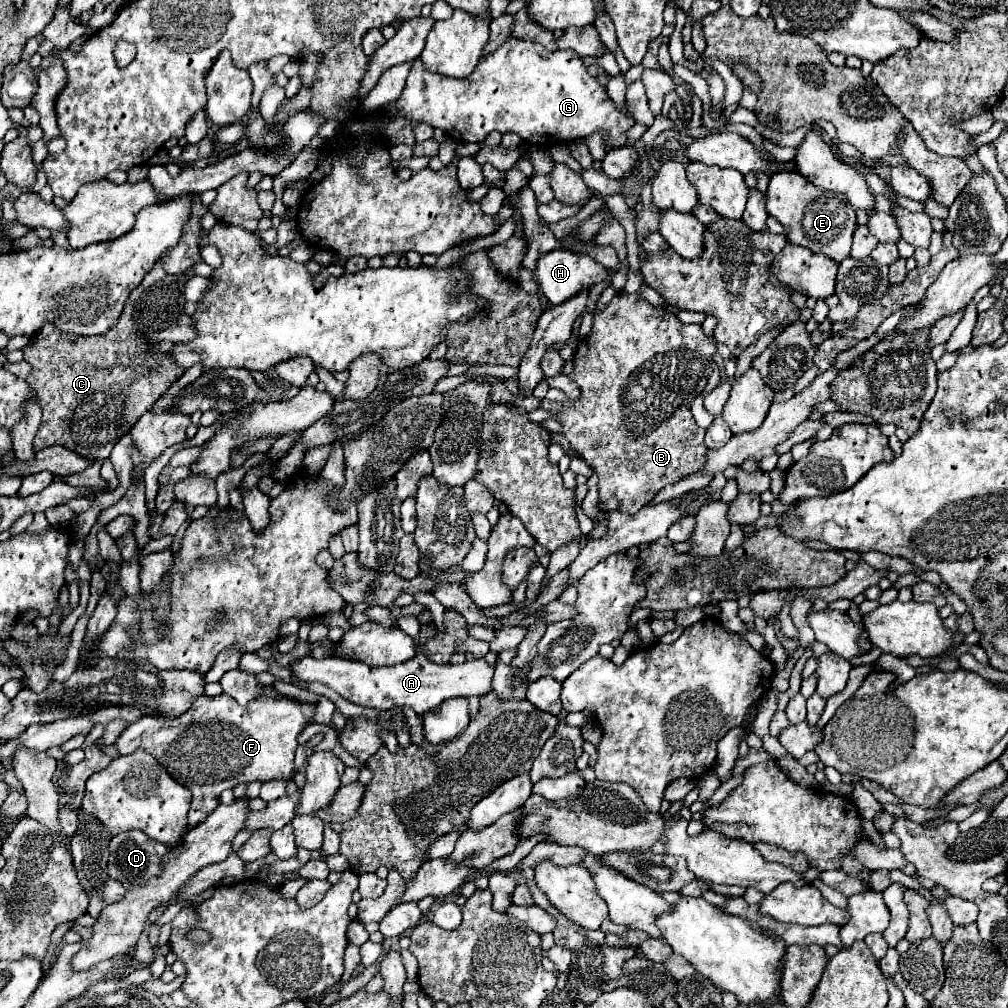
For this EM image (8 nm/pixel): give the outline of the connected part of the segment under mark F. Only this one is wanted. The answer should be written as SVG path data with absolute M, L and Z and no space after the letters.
M226 693L216 697L202 695L178 717L140 717L118 737L116 749L120 755L146 749L178 783L192 791L192 807L186 825L186 831L190 831L218 807L224 789L234 789L240 783L248 785L252 781L292 779L298 735L312 723L314 711L316 703L286 695L262 695L248 705L238 705Z

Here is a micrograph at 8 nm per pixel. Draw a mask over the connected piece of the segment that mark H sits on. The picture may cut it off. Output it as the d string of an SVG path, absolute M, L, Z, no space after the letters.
M554 249L550 253L542 253L542 257L536 263L536 277L538 277L538 285L542 289L542 293L546 295L546 299L552 305L560 305L566 299L570 299L572 295L576 295L582 289L592 287L594 283L600 283L606 279L606 267L596 263L590 255L582 255L576 251L568 251L568 249Z

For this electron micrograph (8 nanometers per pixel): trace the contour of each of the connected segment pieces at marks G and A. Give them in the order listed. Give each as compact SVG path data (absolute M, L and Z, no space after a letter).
M508 37L494 53L480 59L474 73L466 79L452 79L452 77L440 77L438 73L430 73L420 59L412 61L410 75L406 79L406 87L402 95L396 101L386 103L382 113L390 113L394 117L396 113L406 117L406 121L424 121L432 127L444 129L450 137L462 143L480 143L486 139L490 131L500 133L516 133L522 141L532 145L544 145L552 147L560 141L568 139L580 139L588 137L594 131L604 131L604 141L612 141L612 147L626 145L624 131L634 123L634 119L628 115L628 111L620 111L614 107L612 99L608 97L606 89L596 77L590 77L586 73L586 67L582 65L582 59L574 51L546 51L542 45L526 39Z
M418 653L414 659L392 665L392 667L370 667L362 661L340 659L340 657L302 657L302 661L294 661L290 665L290 673L306 683L324 683L340 693L344 699L362 705L374 707L378 711L388 711L394 707L412 707L416 713L426 713L438 707L442 701L450 697L468 697L468 695L486 695L490 691L490 681L494 673L494 665L488 665L484 659L464 661L460 665L438 665L426 659L426 655Z

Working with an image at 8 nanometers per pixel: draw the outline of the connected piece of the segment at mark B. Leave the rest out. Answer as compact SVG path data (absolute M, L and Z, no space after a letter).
M618 291L614 295L614 299L598 313L594 313L594 323L592 323L592 333L588 337L584 337L580 341L580 345L576 347L574 353L574 369L568 375L578 387L580 387L580 399L566 399L564 403L558 401L548 401L544 399L540 409L546 411L556 411L558 413L558 423L562 425L562 435L566 435L568 443L570 443L570 453L568 455L576 455L580 459L584 459L588 463L588 467L598 475L598 491L600 491L600 509L602 511L620 511L620 513L636 513L638 509L642 509L642 505L648 505L648 501L654 499L654 495L666 487L668 483L674 483L682 477L688 477L692 473L696 473L702 463L704 463L704 453L706 453L706 445L704 445L704 429L696 425L692 411L686 409L692 405L694 397L702 393L702 389L706 387L706 381L712 373L712 365L710 359L716 351L716 343L714 339L706 337L700 329L700 325L688 325L678 321L678 317L674 313L662 311L660 307L652 307L648 305L638 293L624 293Z

